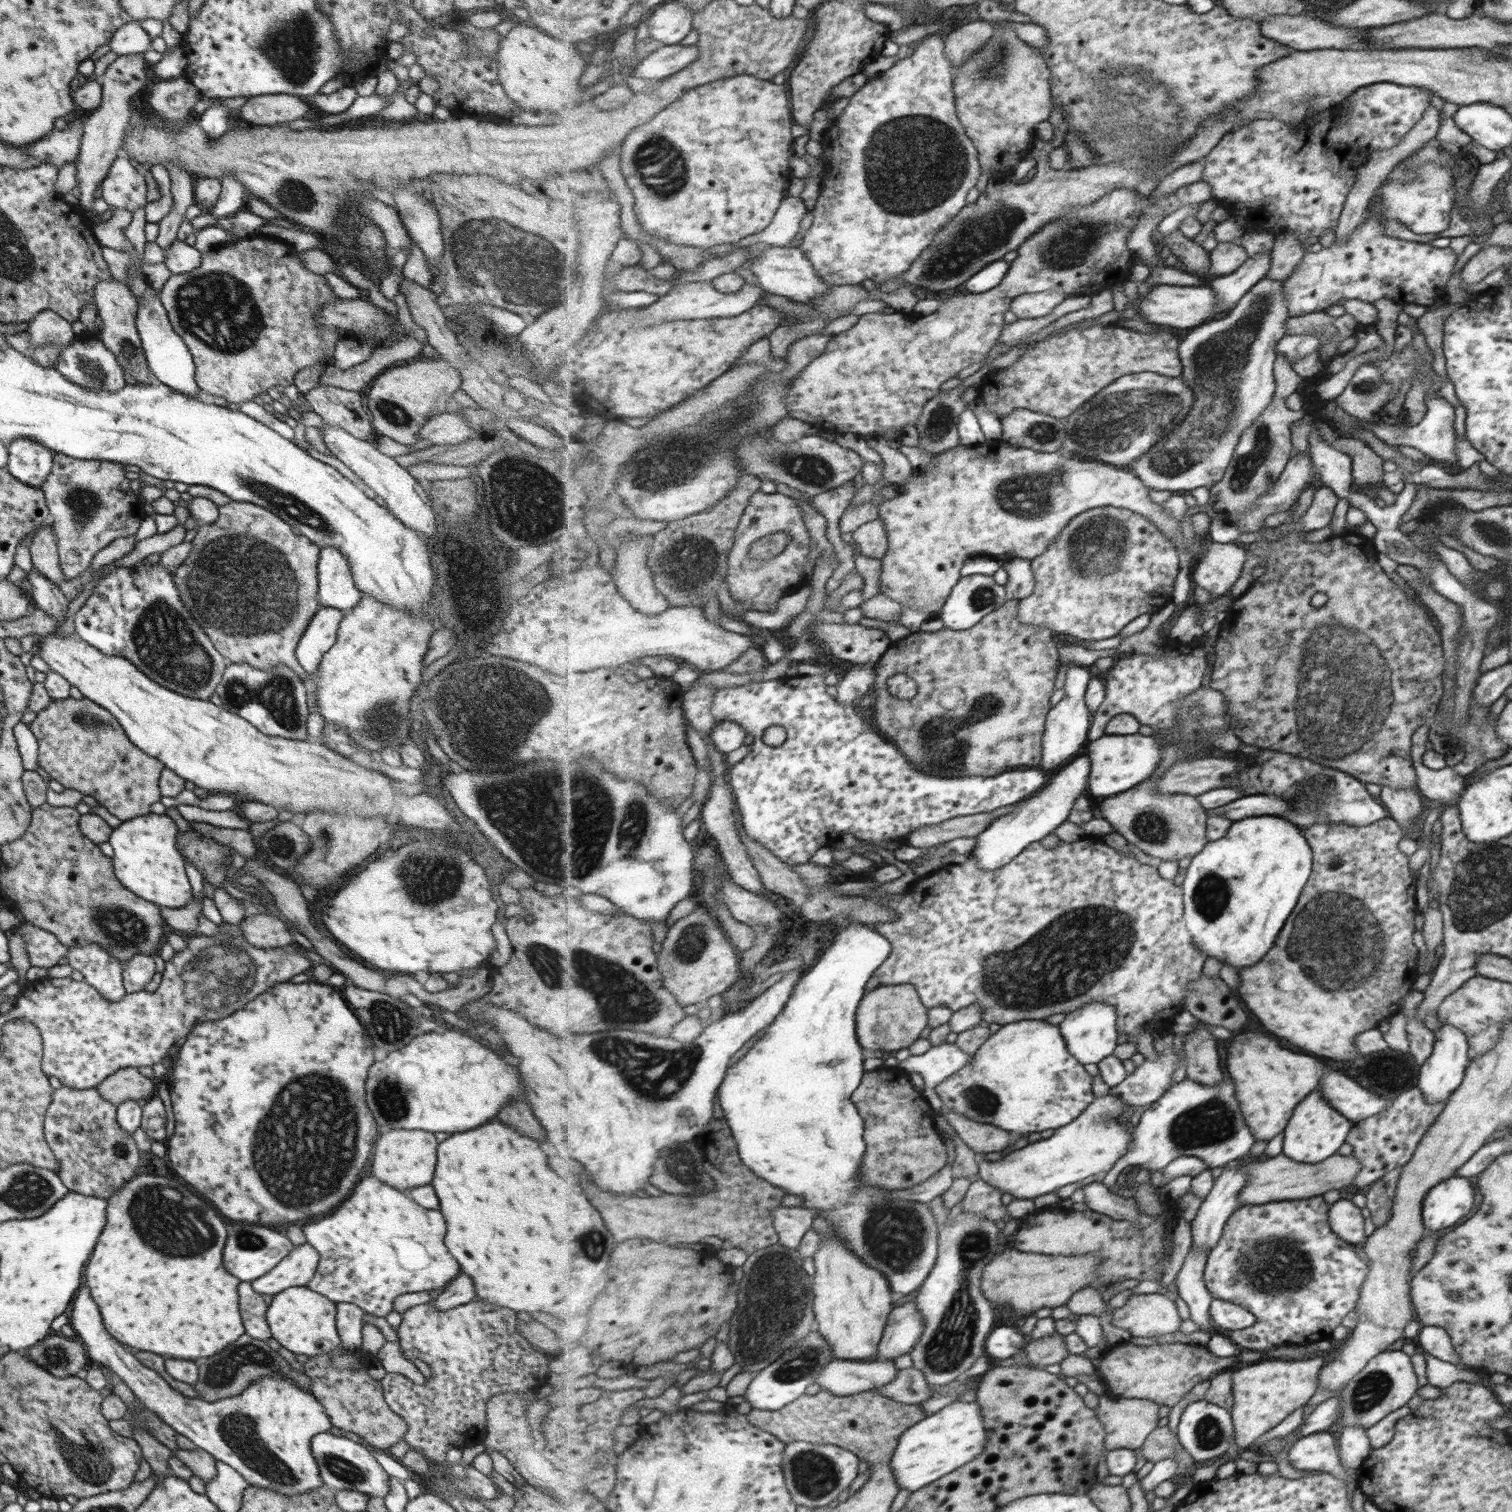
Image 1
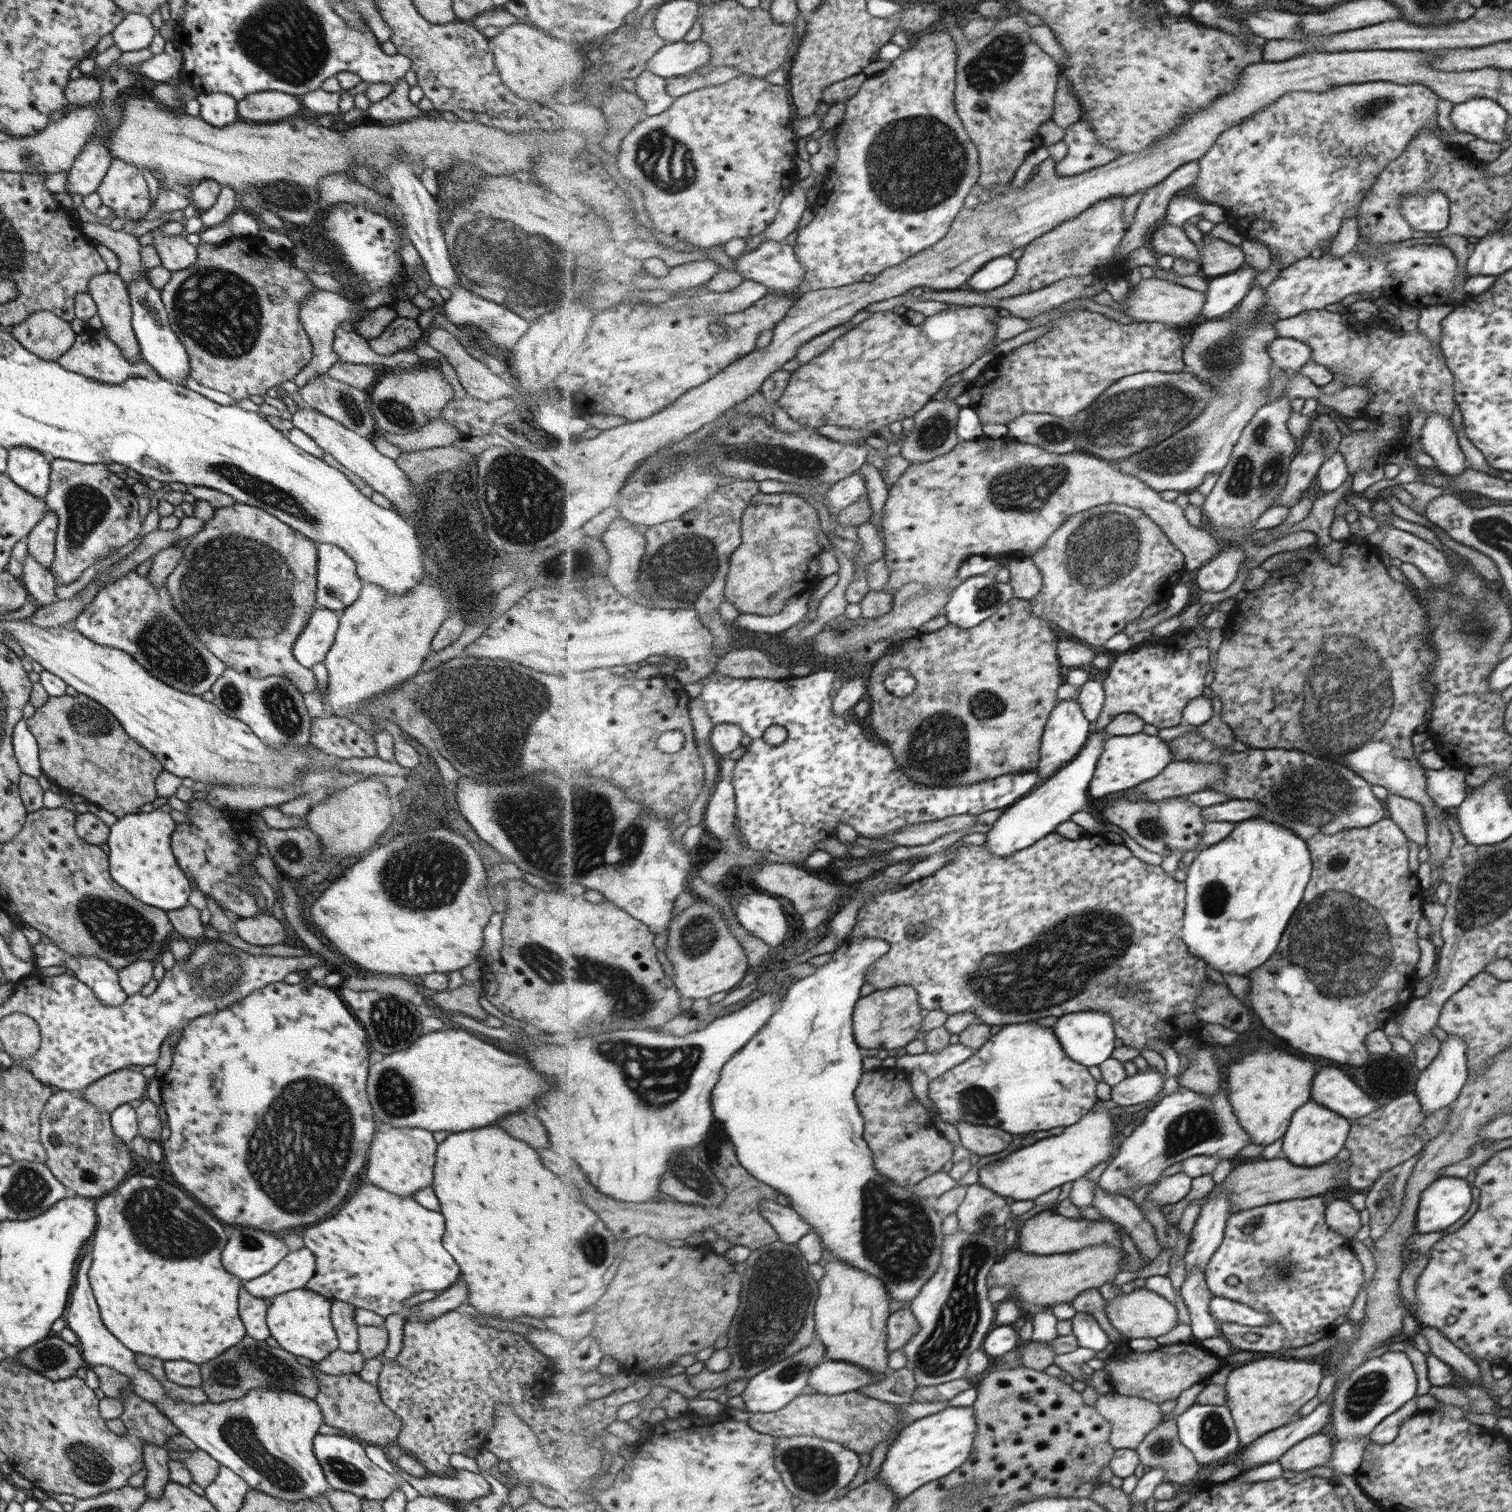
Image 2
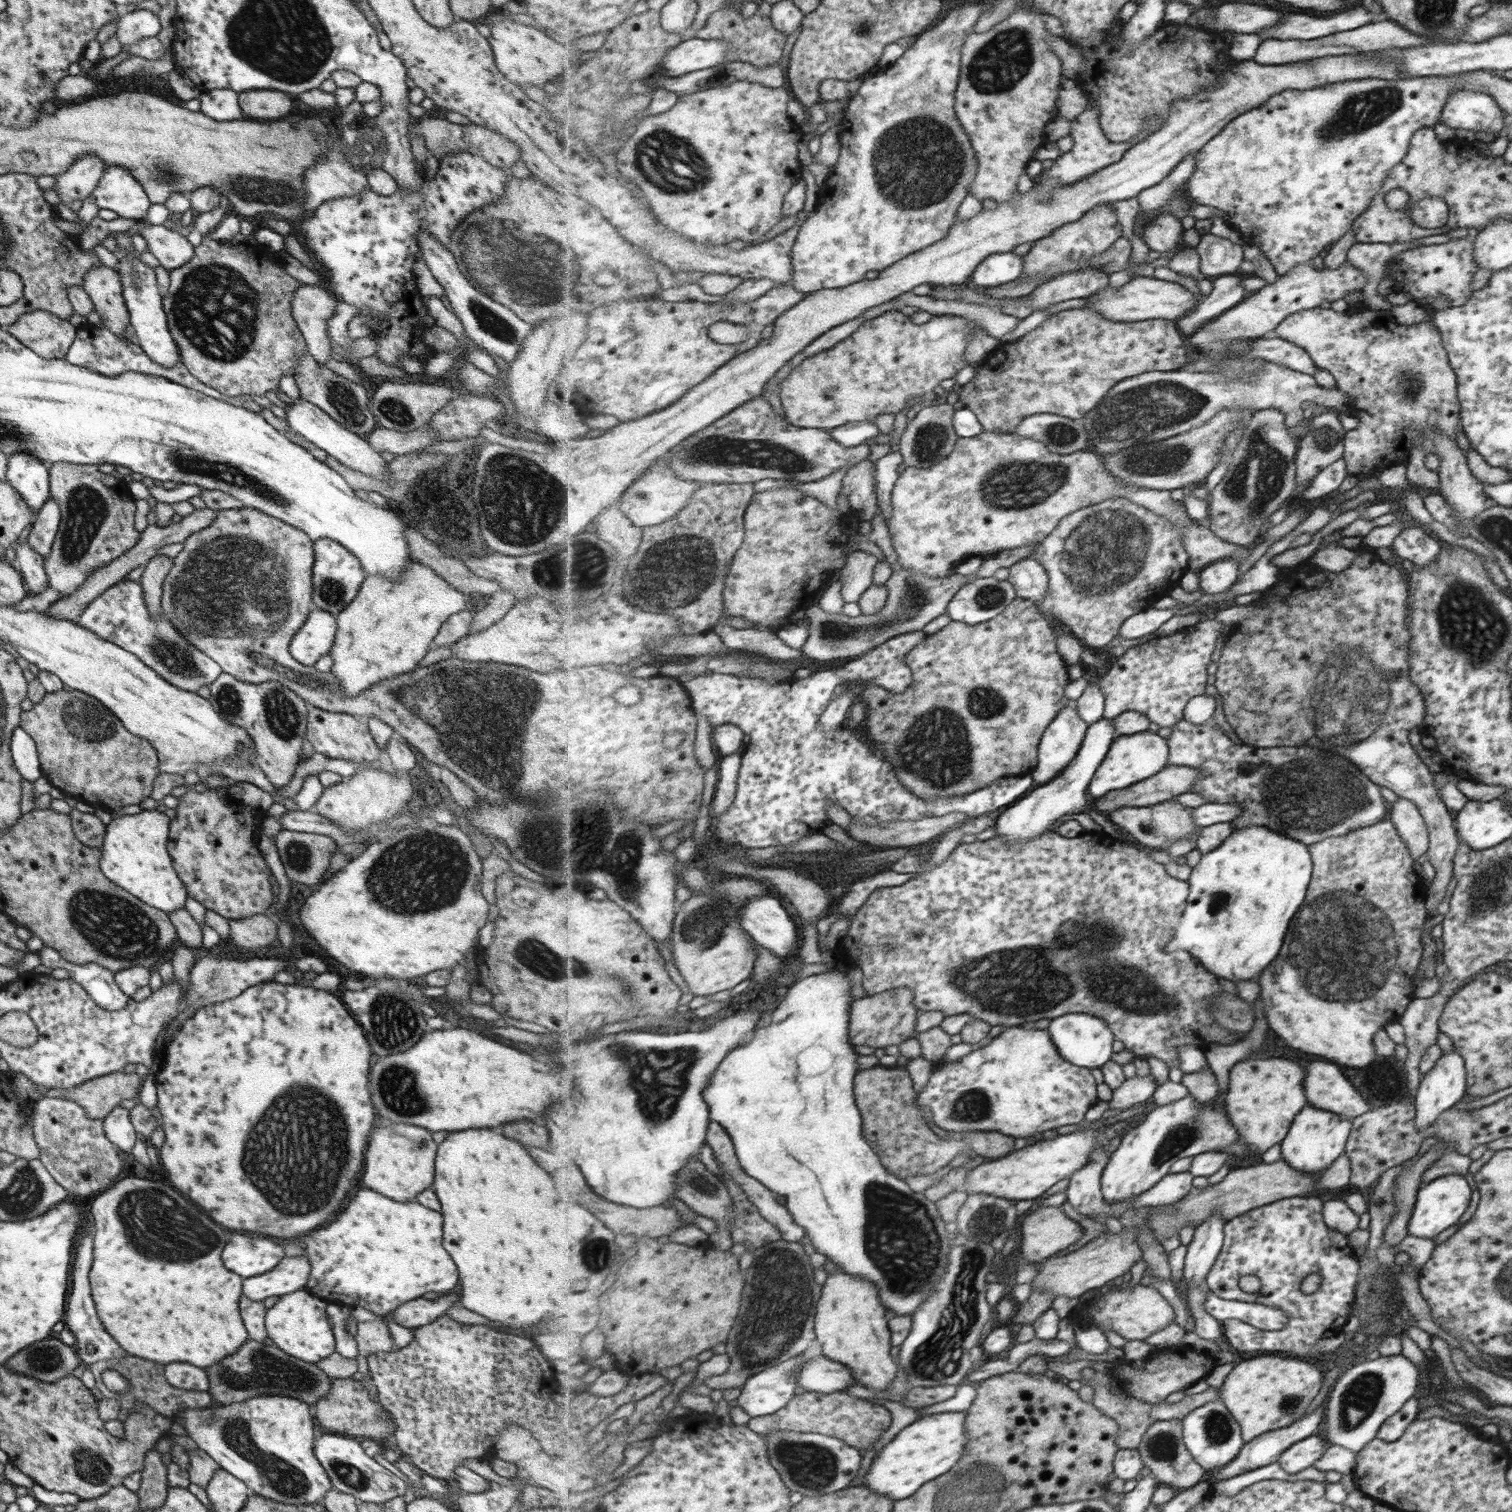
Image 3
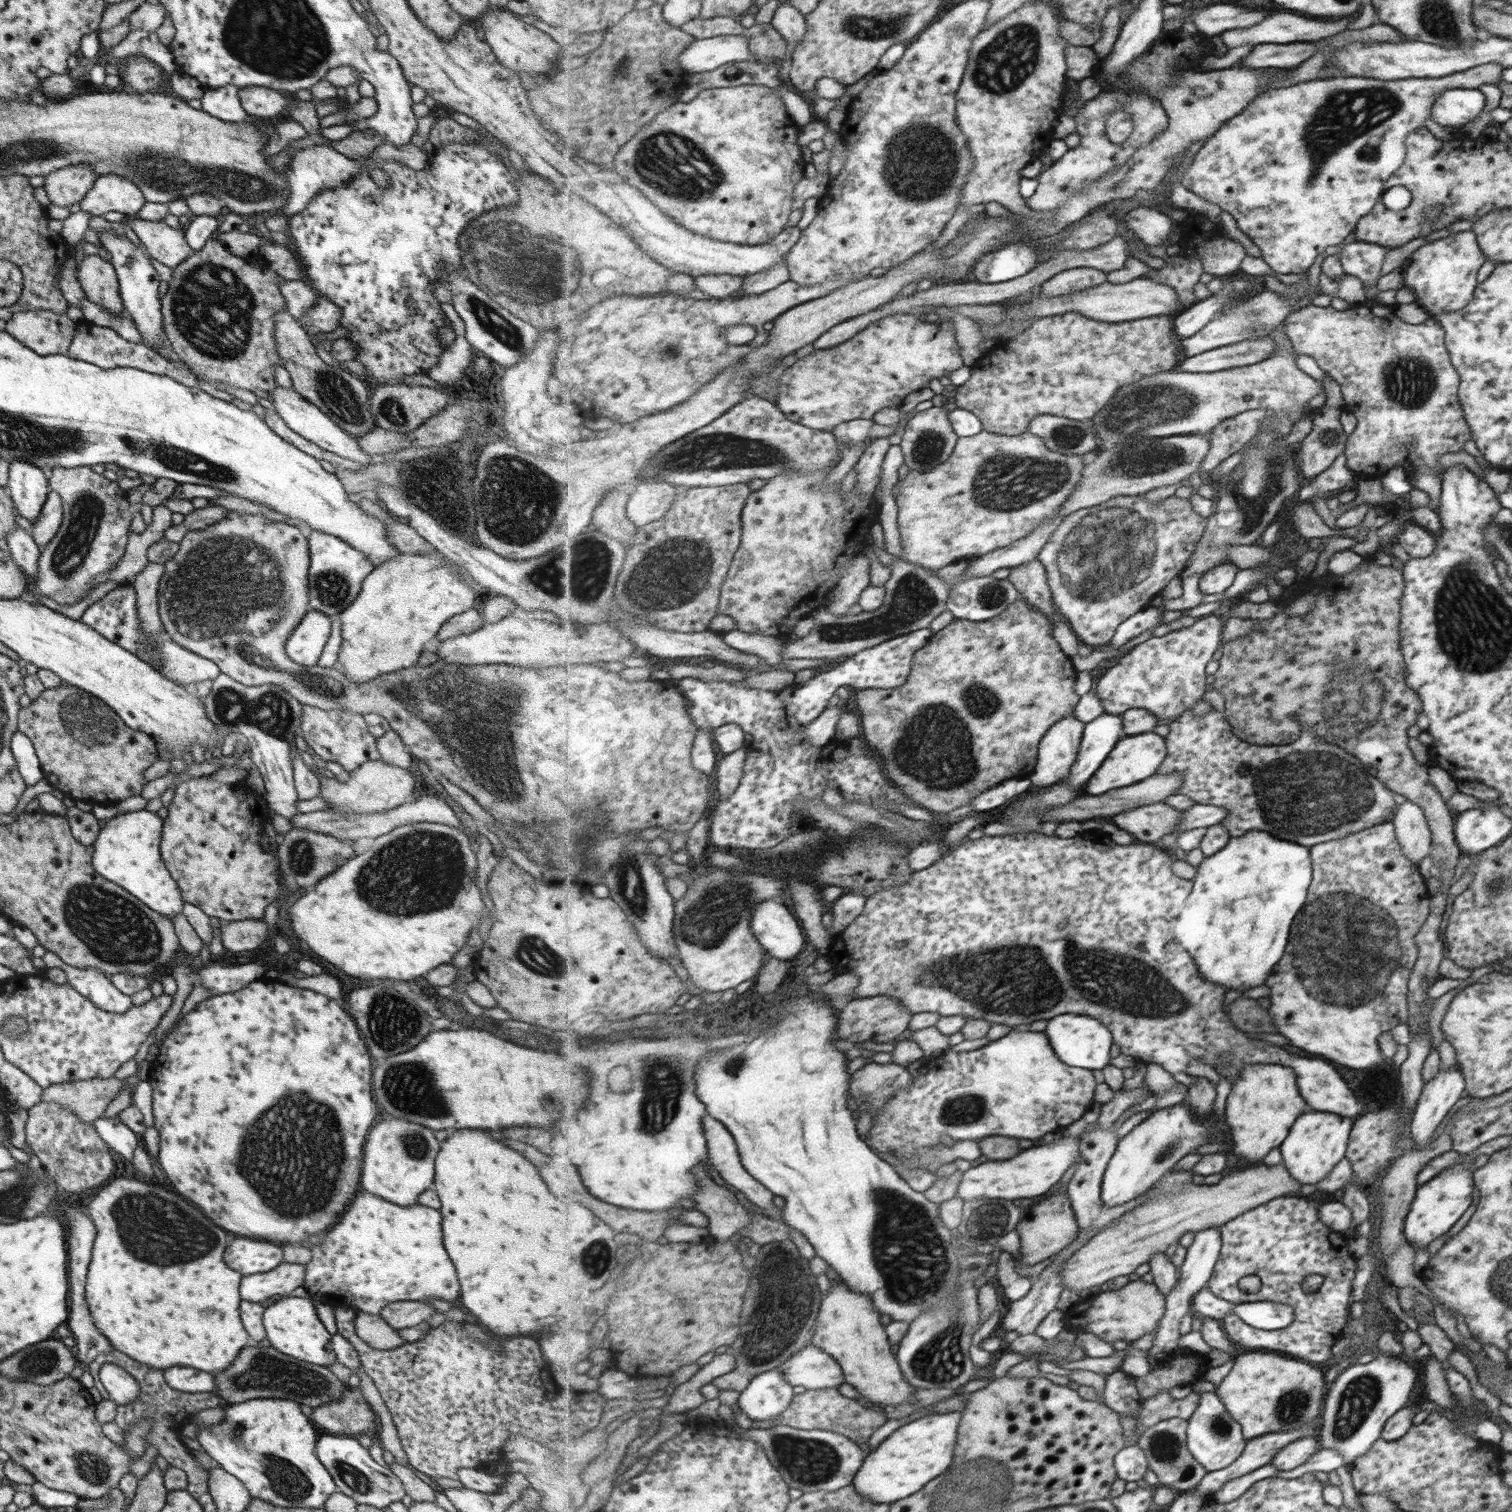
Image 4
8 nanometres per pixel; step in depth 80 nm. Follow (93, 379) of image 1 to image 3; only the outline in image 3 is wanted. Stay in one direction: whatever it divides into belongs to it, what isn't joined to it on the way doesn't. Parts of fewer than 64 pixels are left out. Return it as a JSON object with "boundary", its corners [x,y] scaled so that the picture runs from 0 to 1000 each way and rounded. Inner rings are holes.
{"boundary":[[[57,214],[51,218],[50,224],[47,228],[45,234],[43,235],[43,238],[48,241],[52,241],[53,243],[57,243],[57,244],[63,245],[65,247],[67,249],[79,249],[81,246],[87,245],[87,246],[92,246],[93,247],[99,247],[99,249],[108,249],[110,250],[112,253],[116,253],[116,254],[120,254],[124,257],[128,257],[139,263],[142,263],[143,265],[146,265],[147,266],[151,266],[155,269],[161,269],[161,263],[153,263],[146,259],[144,259],[142,257],[140,255],[136,255],[134,253],[132,253],[129,249],[126,247],[126,245],[121,242],[120,240],[116,241],[116,243],[112,243],[110,244],[107,241],[101,239],[95,231],[94,229],[89,226],[85,226],[82,223],[77,222],[74,221],[69,216],[63,216],[61,214]]]}

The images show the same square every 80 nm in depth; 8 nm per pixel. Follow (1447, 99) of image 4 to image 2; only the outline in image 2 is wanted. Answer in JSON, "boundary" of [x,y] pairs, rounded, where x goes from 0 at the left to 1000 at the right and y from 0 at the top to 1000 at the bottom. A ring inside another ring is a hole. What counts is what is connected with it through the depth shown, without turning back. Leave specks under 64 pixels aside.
{"boundary":[[[974,65],[971,67],[962,69],[959,79],[964,87],[972,88],[974,91],[984,94],[997,95],[996,71],[987,65]]]}

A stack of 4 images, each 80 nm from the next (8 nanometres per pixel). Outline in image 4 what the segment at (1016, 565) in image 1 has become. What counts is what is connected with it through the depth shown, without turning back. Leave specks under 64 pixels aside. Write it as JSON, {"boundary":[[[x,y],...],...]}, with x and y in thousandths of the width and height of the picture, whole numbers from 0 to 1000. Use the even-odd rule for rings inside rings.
{"boundary":[[[687,369],[671,375],[667,383],[671,386],[677,395],[686,402],[690,405],[698,406],[694,378]]]}

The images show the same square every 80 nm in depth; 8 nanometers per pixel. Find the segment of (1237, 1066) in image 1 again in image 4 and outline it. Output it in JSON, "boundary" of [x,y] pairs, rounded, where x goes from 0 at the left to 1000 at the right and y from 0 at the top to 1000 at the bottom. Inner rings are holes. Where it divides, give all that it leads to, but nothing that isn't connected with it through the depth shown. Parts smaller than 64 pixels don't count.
{"boundary":[[[847,704],[824,704],[812,726],[810,745],[815,749],[815,762],[823,765],[825,769],[835,769],[841,759],[849,757],[856,741],[864,735],[864,731],[854,706]]]}

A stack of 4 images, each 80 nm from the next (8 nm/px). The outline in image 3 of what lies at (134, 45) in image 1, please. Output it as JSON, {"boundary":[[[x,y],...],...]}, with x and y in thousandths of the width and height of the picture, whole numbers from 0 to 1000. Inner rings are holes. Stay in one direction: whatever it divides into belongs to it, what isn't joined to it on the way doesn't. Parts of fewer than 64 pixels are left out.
{"boundary":[[[90,6],[88,8],[81,9],[81,12],[77,14],[76,23],[81,30],[86,30],[95,25],[103,24],[106,19],[104,9],[102,10],[97,6]]]}

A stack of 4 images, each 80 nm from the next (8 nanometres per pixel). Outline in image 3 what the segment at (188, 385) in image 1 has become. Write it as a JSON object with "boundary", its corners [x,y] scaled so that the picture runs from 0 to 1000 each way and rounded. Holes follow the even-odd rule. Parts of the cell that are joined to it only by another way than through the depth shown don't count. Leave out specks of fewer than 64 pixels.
{"boundary":[[[92,167],[89,169],[85,169],[85,167],[81,169],[81,171],[79,171],[77,178],[80,184],[81,197],[85,205],[86,215],[89,220],[89,226],[104,241],[110,244],[116,243],[120,240],[119,231],[117,231],[116,226],[111,217],[110,209],[108,204],[107,192],[104,188],[103,178],[93,173]]]}

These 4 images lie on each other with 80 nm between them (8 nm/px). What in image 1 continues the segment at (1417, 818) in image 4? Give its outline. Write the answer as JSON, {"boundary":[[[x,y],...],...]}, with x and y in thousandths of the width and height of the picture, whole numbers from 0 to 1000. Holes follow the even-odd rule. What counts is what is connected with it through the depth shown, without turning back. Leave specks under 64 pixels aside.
{"boundary":[[[913,520],[913,529],[918,534],[919,540],[928,546],[931,554],[938,557],[940,553],[940,546],[937,542],[940,538],[940,529],[939,526],[933,522],[923,522],[917,520]]]}

